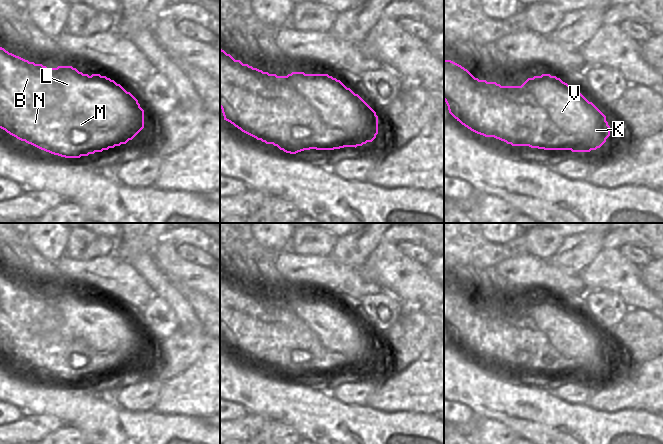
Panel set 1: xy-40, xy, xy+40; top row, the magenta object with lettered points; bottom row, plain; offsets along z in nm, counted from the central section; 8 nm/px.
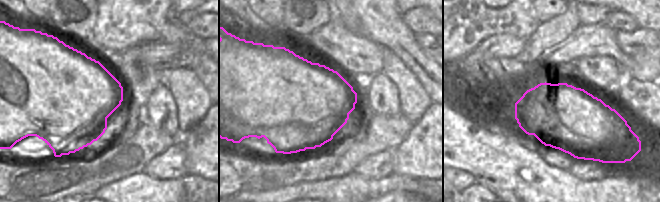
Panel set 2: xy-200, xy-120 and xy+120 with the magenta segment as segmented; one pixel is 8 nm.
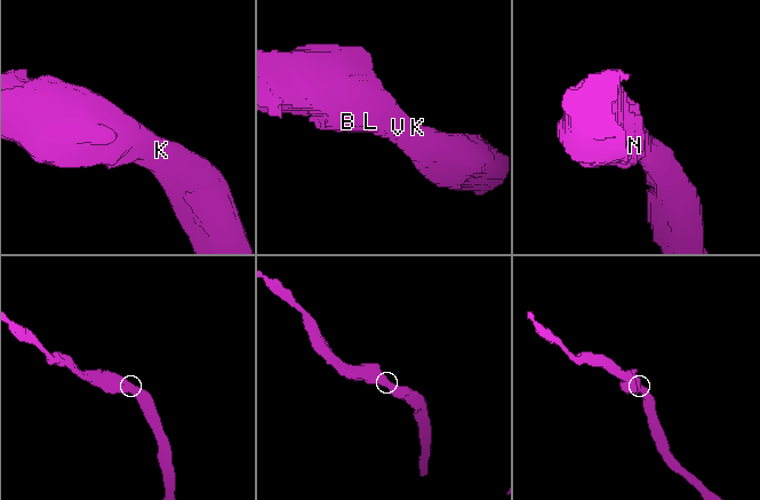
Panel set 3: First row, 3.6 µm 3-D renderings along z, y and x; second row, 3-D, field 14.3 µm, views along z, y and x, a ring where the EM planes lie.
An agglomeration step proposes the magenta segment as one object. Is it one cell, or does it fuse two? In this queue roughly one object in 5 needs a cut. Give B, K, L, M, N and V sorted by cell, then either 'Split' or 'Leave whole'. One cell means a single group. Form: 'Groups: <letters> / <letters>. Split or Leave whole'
Groups: B K L M N V. Leave whole

